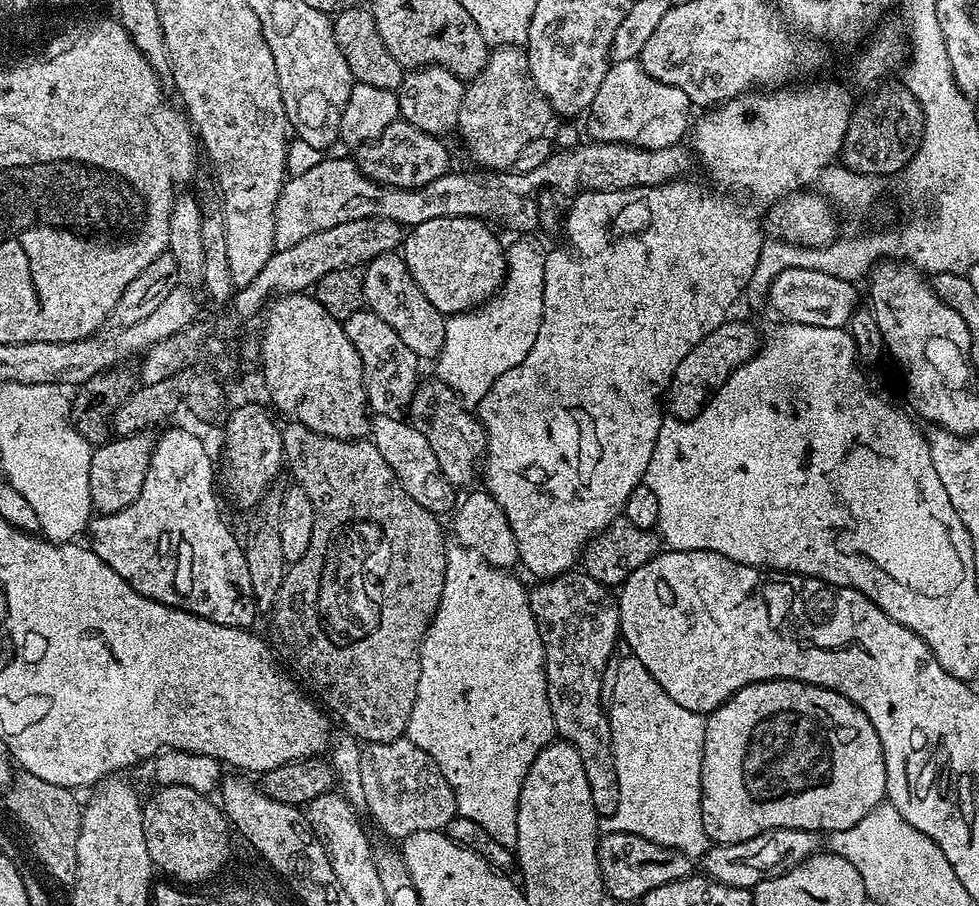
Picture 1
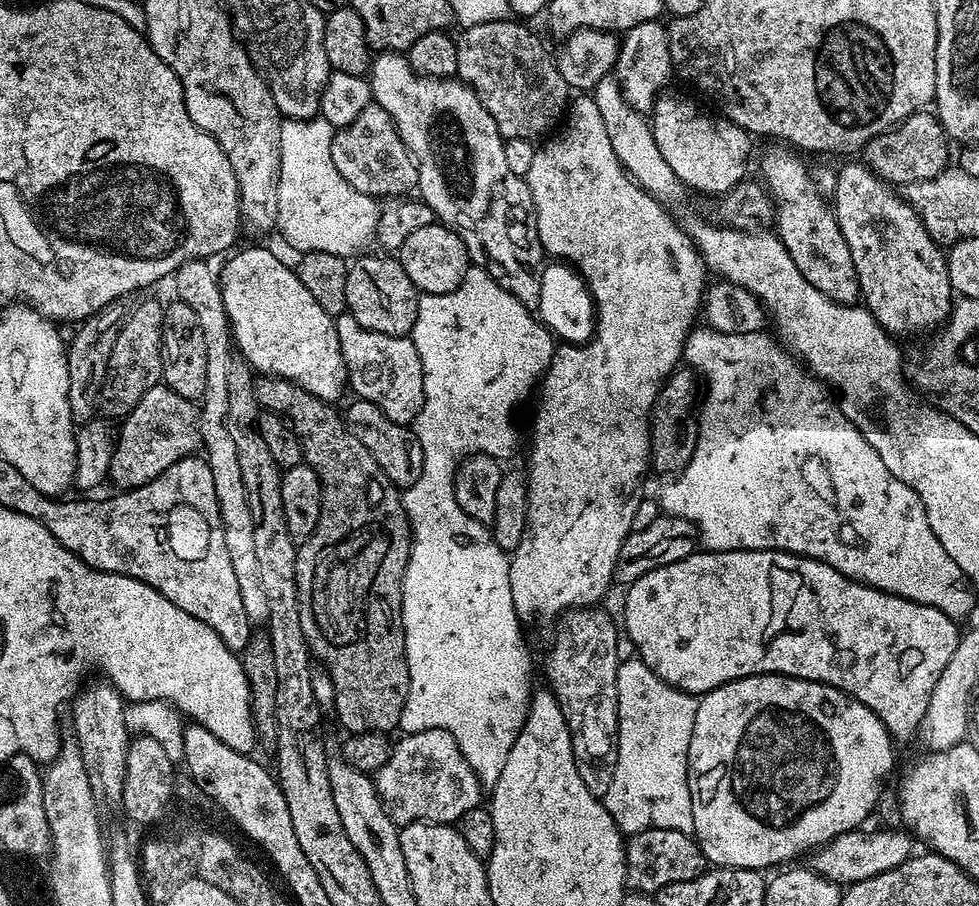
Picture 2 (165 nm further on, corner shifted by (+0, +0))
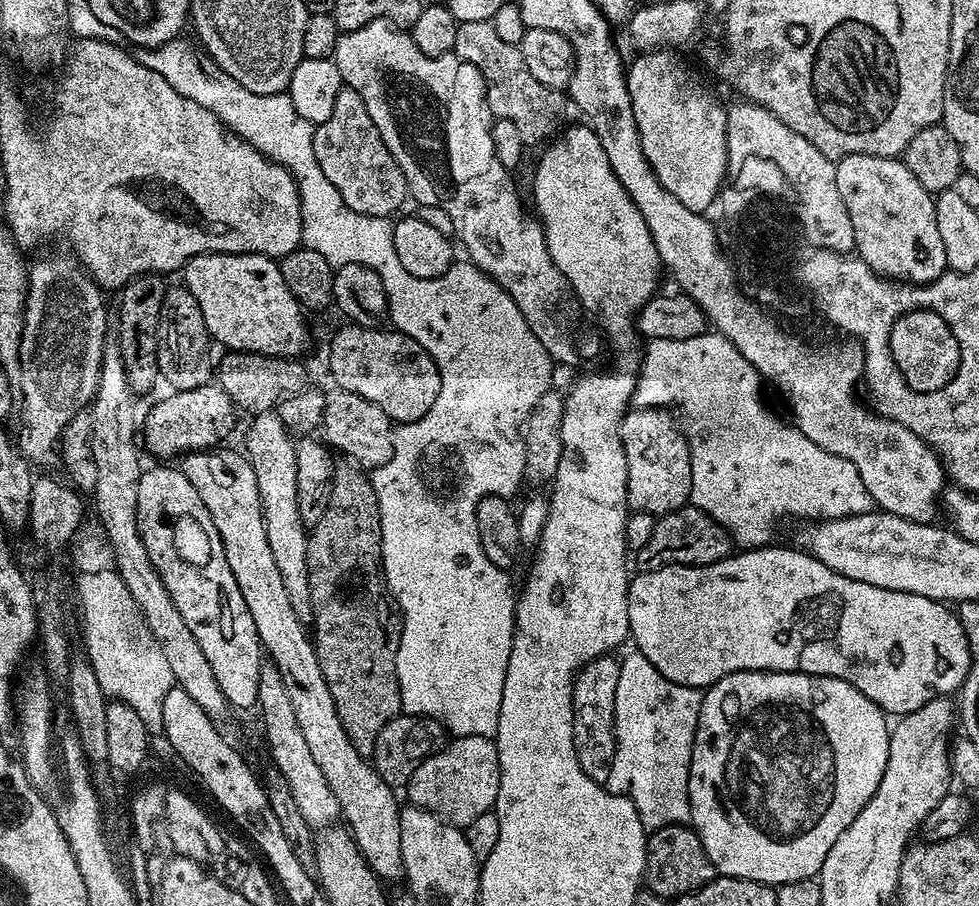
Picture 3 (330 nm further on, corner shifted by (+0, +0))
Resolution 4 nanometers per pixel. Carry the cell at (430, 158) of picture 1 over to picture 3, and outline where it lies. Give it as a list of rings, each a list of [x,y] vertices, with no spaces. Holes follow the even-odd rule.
[[[347,86],[341,88],[338,98],[334,100],[334,114],[330,114],[326,122],[315,125],[315,129],[314,158],[318,158],[318,166],[322,166],[322,174],[330,178],[334,190],[342,194],[342,202],[346,202],[346,206],[358,214],[395,217],[401,211],[399,208],[403,206],[404,200],[409,199],[408,183],[394,154],[390,154],[386,142],[382,142],[382,134],[378,134],[378,126],[374,126],[374,118],[370,118],[370,110],[366,110],[362,94]]]

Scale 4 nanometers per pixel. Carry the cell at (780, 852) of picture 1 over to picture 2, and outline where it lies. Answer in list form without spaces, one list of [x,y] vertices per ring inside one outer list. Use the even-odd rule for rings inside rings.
[[[853,830],[836,836],[826,844],[821,844],[811,853],[811,871],[818,876],[825,876],[827,880],[841,886],[851,886],[857,880],[865,880],[874,877],[878,873],[893,869],[908,860],[913,853],[913,839],[909,833],[901,832],[880,832],[874,834],[862,834],[863,831]]]

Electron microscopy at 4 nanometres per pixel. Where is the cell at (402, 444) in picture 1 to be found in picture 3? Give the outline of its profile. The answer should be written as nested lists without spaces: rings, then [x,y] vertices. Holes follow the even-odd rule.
[[[343,390],[333,393],[324,402],[323,439],[338,452],[345,452],[352,459],[349,461],[355,462],[361,469],[371,470],[386,466],[386,462],[394,458],[396,449],[394,421],[385,414],[382,406],[374,406],[374,402],[366,402],[366,398],[358,394]]]

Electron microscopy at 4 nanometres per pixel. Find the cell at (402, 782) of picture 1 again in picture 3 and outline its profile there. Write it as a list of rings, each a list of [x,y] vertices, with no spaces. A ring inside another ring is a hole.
[[[462,736],[445,743],[443,748],[424,759],[408,780],[406,793],[415,807],[435,812],[444,823],[463,830],[474,818],[495,809],[499,785],[500,763],[495,739]]]

